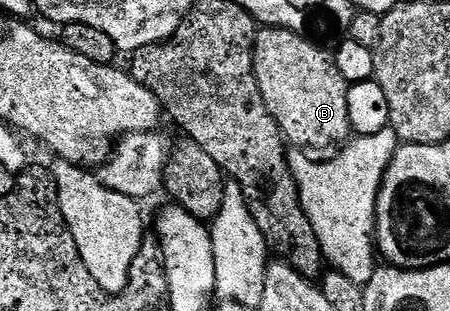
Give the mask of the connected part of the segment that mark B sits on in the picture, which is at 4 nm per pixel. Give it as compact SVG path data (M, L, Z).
M263 27L254 40L254 73L256 86L260 86L260 98L268 106L268 114L276 118L283 136L295 149L330 148L333 144L341 145L352 136L348 118L348 90L344 74L336 66L333 55L322 48L317 48L310 40L302 37L301 31L293 32L287 28Z

